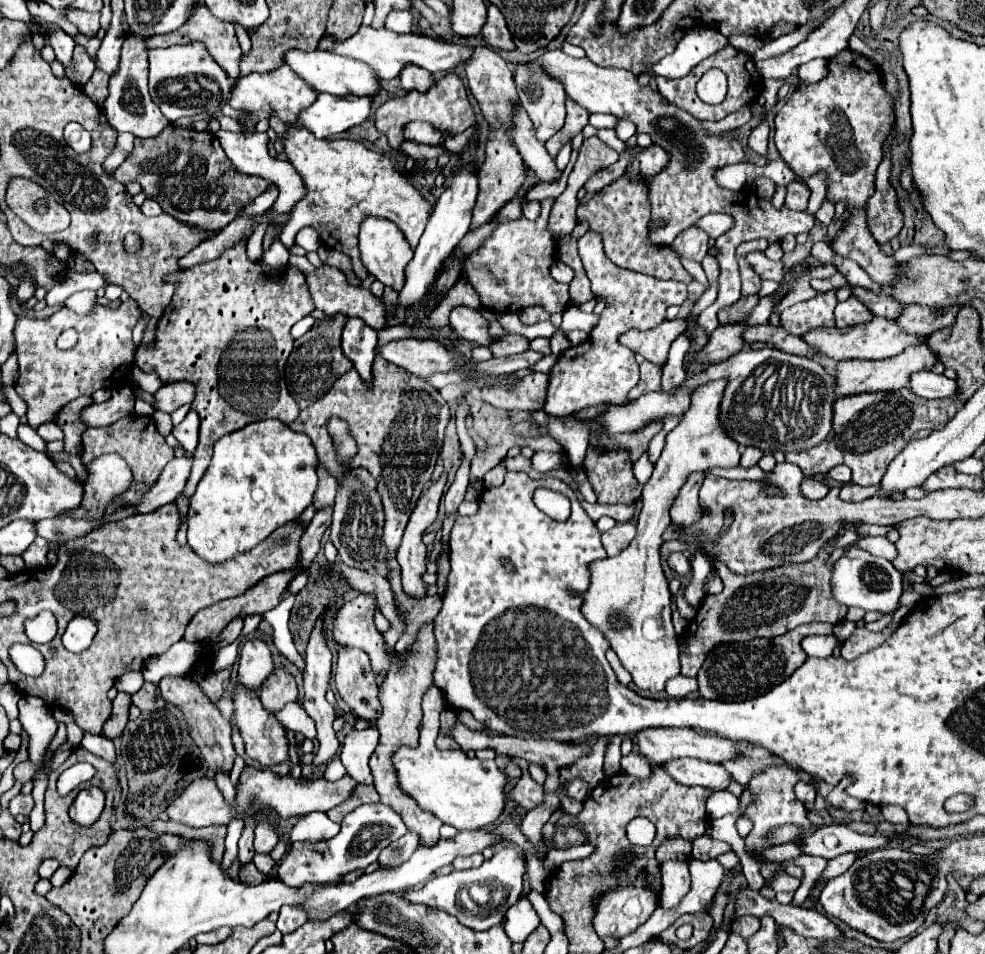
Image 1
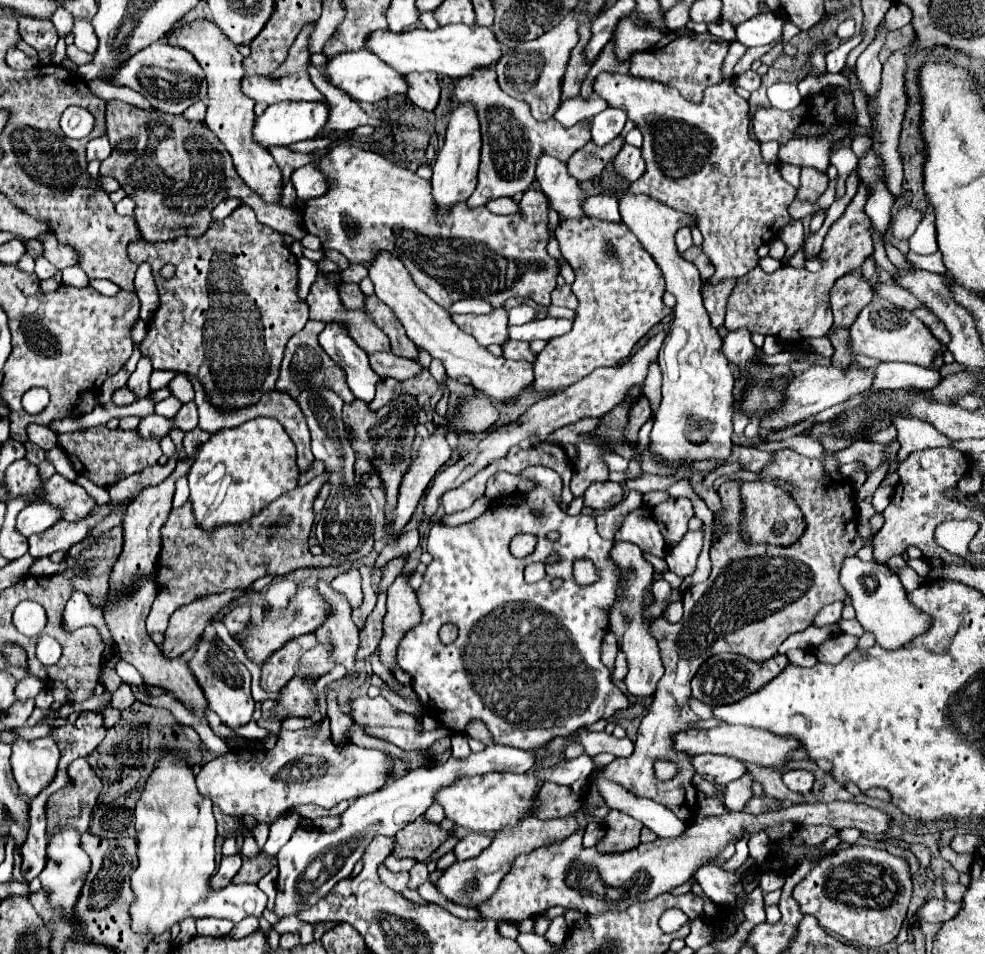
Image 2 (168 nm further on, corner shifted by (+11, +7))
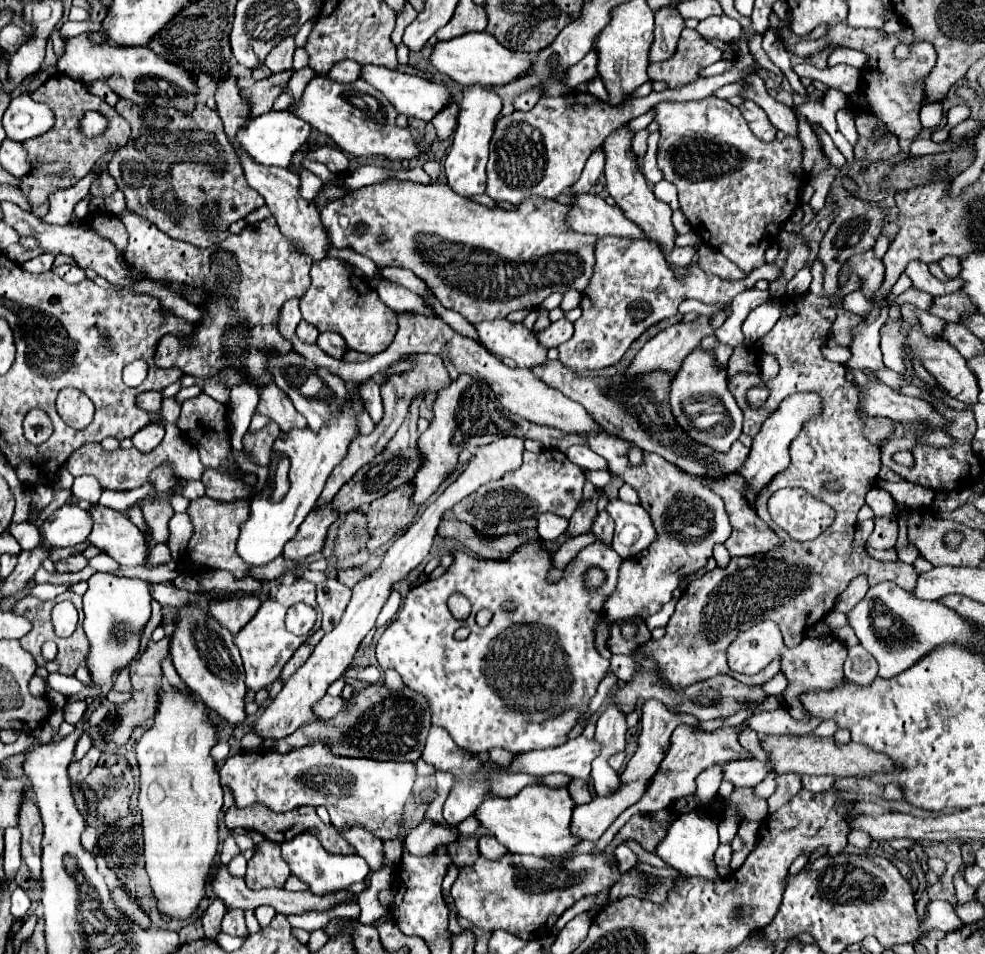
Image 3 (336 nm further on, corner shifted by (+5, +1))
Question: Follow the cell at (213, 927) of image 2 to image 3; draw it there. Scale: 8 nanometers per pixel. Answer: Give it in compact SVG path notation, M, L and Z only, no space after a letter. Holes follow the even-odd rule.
M228 910L224 920L222 920L222 932L230 934L230 936L248 938L250 932L248 932L246 922L244 922L244 912L242 910Z

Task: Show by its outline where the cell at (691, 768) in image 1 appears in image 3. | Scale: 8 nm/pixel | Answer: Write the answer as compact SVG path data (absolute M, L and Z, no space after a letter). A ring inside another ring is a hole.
M738 760L738 762L730 762L726 764L726 770L724 770L724 778L730 780L736 788L742 788L742 786L756 786L760 784L768 772L772 772L774 766L770 760Z

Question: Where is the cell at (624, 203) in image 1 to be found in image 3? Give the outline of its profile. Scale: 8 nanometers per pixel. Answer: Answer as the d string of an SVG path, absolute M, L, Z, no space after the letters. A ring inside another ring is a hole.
M704 244L704 248L698 248L698 264L702 266L702 270L726 278L726 280L742 280L746 278L746 274L742 274L742 270L738 270L738 266L734 266L728 258L724 258L722 254L714 252L710 246Z

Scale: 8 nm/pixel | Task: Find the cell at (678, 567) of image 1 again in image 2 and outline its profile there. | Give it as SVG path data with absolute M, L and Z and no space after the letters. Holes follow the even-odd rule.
M642 508L626 516L624 524L616 532L616 540L630 540L640 546L642 552L654 554L658 558L666 556L666 540L662 538L652 518L642 518Z

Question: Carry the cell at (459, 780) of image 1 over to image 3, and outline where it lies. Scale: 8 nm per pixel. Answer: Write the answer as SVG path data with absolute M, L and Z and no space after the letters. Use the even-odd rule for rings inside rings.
M530 784L522 788L522 792L514 798L486 800L478 808L476 816L480 818L480 824L488 828L498 838L498 842L502 842L514 854L530 854L540 858L568 858L580 844L580 838L570 832L574 806L576 804L568 792L568 784L558 788L546 784Z

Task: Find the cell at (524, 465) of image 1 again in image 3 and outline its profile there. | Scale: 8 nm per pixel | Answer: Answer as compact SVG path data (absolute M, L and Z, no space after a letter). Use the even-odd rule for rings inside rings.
M544 448L536 454L524 452L520 468L506 472L500 480L480 486L474 494L454 504L452 512L460 522L466 522L486 538L520 534L526 528L536 528L538 516L544 512L552 512L570 520L582 502L582 480L586 480L582 470L560 450Z

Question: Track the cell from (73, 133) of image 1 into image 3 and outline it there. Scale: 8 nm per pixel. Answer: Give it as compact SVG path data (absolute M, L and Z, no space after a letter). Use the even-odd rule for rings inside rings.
M94 112L94 114L86 114L86 118L82 118L82 132L86 136L96 136L96 134L102 134L106 128L106 120Z

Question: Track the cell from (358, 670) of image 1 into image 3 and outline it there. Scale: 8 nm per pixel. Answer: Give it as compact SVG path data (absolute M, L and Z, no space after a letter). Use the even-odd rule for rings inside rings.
M326 578L316 586L318 606L322 610L322 630L330 632L342 618L346 604L350 602L350 588L336 578Z

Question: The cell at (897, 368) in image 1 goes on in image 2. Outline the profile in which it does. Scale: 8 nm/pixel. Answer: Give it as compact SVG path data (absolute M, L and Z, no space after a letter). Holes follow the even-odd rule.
M852 362L846 370L838 370L836 366L820 366L820 364L814 364L810 366L806 372L802 372L802 376L796 376L788 388L786 388L786 404L780 408L780 412L774 412L770 414L762 424L760 424L760 438L768 436L770 432L778 430L778 428L784 428L784 426L792 426L812 414L818 414L826 408L832 408L834 404L840 404L840 402L846 402L850 396L856 396L864 390L870 390L872 382L874 382L876 374L872 368L860 368L856 362Z

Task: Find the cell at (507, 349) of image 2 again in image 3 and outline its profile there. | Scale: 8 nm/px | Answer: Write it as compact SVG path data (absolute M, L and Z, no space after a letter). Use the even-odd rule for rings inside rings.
M548 360L546 366L542 366L542 370L532 370L532 372L548 386L560 390L564 396L586 406L586 410L594 416L594 420L610 434L632 440L638 448L646 452L662 454L668 462L676 464L678 468L682 468L692 476L720 480L728 474L738 472L750 454L750 450L740 440L736 440L728 452L718 452L710 446L694 442L686 434L686 430L674 420L668 402L668 392L674 372L652 370L644 374L614 374L614 376L576 374L570 368L566 368L560 360Z

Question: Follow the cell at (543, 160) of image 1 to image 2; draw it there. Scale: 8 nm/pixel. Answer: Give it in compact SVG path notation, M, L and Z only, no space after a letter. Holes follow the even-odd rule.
M542 154L536 160L536 182L550 198L550 204L560 214L560 220L584 216L580 204L586 194L580 190L578 180L568 176L564 162L550 154Z

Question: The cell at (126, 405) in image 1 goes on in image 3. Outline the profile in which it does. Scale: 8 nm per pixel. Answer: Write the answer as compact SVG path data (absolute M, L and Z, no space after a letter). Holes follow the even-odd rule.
M142 392L142 394L136 398L136 404L138 404L142 410L156 412L156 410L162 408L162 392Z

